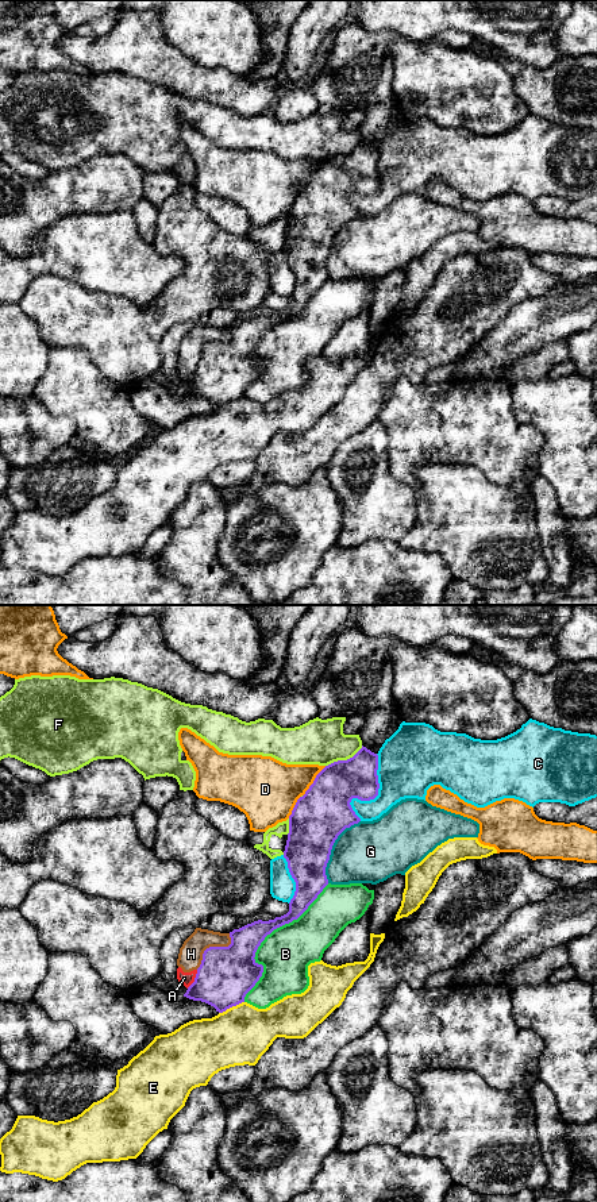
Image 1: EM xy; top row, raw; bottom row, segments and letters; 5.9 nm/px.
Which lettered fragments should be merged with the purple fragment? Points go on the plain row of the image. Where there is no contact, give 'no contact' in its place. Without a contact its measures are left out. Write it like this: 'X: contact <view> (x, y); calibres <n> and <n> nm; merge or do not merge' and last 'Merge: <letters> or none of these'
A: contact xy (195, 374); calibres 320 and 80 nm; do not merge
B: contact xy (265, 331); calibres 240 and 300 nm; do not merge
C: contact xy (374, 192); calibres 260 and 340 nm; do not merge
D: contact xy (314, 176); calibres 320 and 320 nm; do not merge
E: contact xy (231, 401); calibres 320 and 340 nm; do not merge
F: contact xy (343, 155); calibres 260 and 280 nm; do not merge
G: contact xy (331, 243); calibres 320 and 360 nm; do not merge
H: contact xy (212, 342); calibres 320 and 140 nm; do not merge
Merge: none of these

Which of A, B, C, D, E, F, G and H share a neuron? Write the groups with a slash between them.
A H / B / C / D / E / F / G

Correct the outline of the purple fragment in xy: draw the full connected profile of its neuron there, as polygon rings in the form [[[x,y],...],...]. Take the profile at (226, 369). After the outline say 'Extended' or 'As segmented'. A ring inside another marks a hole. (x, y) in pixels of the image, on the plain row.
[[[362,140],[347,155],[338,155],[326,161],[315,173],[313,178],[300,192],[289,211],[289,228],[284,246],[288,263],[296,277],[296,286],[289,297],[289,307],[269,316],[254,316],[230,327],[228,342],[209,342],[203,348],[194,377],[188,382],[184,392],[205,397],[223,408],[227,404],[244,397],[246,389],[255,381],[263,367],[263,361],[255,357],[255,347],[261,338],[274,324],[297,315],[328,280],[326,262],[331,244],[338,231],[361,213],[353,205],[353,193],[370,196],[378,190],[378,150]]]. As segmented

